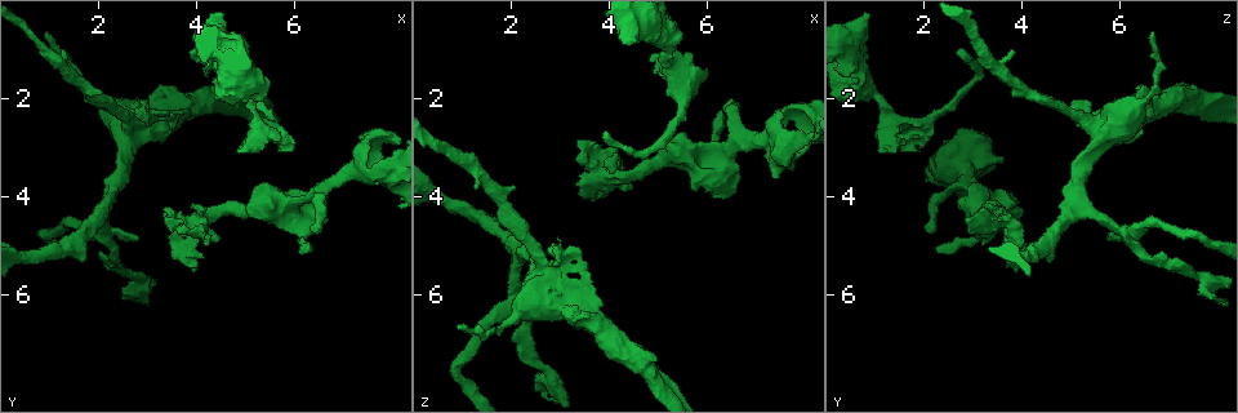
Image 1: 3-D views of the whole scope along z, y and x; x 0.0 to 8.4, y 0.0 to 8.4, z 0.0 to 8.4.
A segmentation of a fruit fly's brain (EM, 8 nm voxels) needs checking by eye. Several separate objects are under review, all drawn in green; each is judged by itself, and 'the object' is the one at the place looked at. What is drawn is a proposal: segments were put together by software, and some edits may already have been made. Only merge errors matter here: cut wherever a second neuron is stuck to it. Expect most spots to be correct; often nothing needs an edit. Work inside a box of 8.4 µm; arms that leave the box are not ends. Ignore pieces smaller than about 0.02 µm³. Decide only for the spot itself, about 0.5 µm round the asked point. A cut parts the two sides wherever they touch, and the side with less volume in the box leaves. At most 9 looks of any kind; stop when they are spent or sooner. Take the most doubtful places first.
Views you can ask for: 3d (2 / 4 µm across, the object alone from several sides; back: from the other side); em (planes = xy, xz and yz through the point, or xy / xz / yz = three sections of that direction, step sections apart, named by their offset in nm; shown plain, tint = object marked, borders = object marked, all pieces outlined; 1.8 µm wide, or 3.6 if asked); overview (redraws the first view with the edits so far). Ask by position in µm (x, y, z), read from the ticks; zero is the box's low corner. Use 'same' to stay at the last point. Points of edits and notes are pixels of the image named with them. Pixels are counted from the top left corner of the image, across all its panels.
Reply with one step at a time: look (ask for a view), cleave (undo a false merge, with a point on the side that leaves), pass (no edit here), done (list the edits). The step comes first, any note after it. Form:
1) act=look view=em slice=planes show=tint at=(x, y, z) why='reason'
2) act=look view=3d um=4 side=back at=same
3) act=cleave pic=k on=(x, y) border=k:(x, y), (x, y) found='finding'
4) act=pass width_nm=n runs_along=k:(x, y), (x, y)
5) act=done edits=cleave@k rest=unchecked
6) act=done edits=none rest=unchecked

act=look view=3d um=2 at=(5.20, 2.35, 1.30) why='thin arm on a thick one'

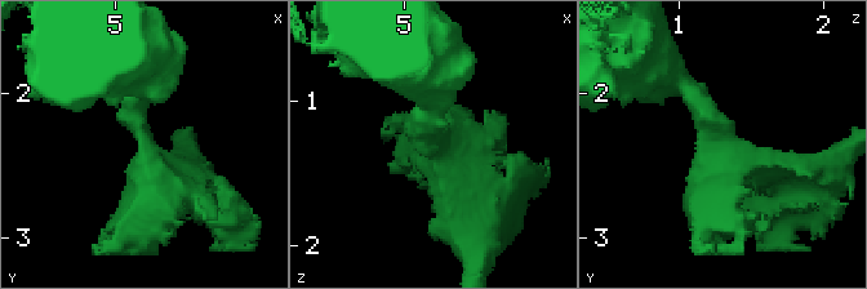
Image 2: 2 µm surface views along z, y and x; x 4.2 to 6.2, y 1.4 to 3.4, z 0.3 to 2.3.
act=look view=em slice=planes show=tint at=(5.20, 2.32, 1.26) why='shape alone is not enough'

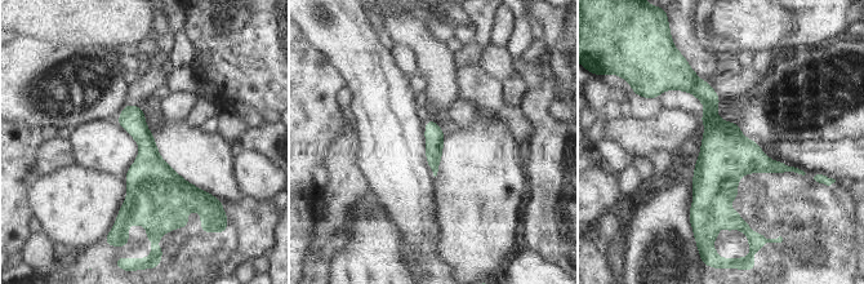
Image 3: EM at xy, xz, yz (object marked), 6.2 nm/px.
act=cleave pic=3 on=(702, 89) border=3:(698, 80), (690, 92) found='a second neuron is stuck on'

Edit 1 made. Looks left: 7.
act=look view=3d um=2 at=(4.00, 4.60, 3.60) why='sharp bend'

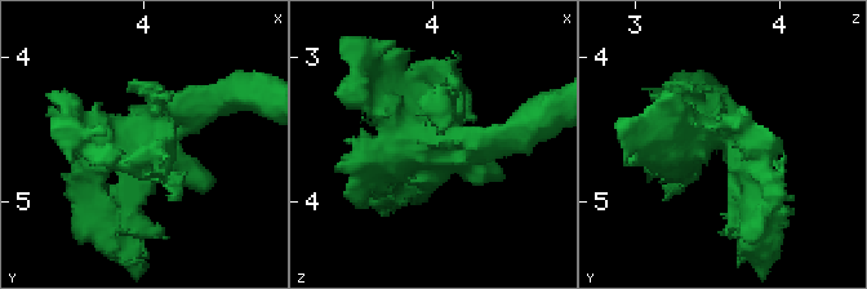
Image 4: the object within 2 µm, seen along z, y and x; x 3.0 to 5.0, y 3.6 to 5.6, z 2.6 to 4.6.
act=look view=em slice=xy step=8 show=tint at=(3.96, 4.58, 3.62)

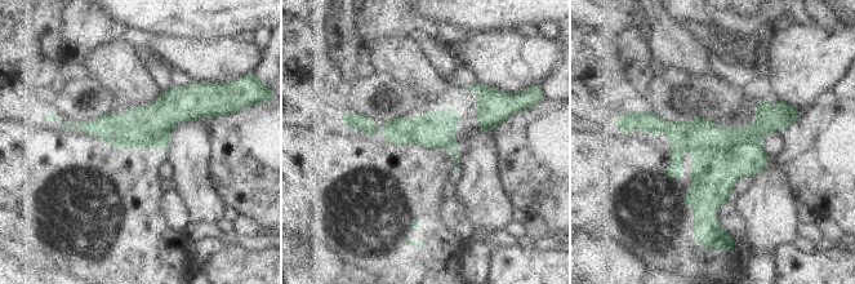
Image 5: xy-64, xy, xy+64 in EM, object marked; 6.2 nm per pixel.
act=look view=em slice=xz step=16 show=tint at=same why='cut it another way'

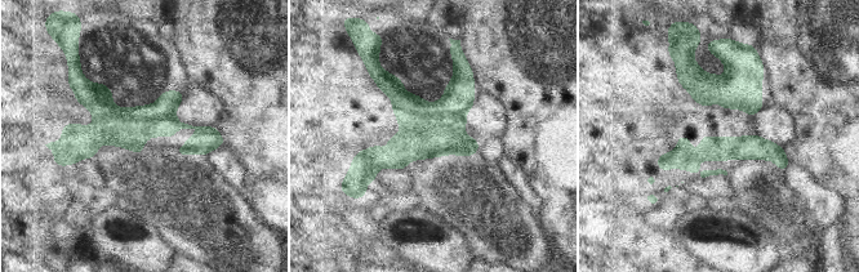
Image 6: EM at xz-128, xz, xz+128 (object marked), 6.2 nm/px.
act=pass width_nm=140 runs_along=6:(70, 128), (185, 125), (219, 141) found='all the same neuron'

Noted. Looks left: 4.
act=look view=em slice=xy step=8 show=tint at=(6.60, 3.75, 2.90) why='side arm on a straight run'

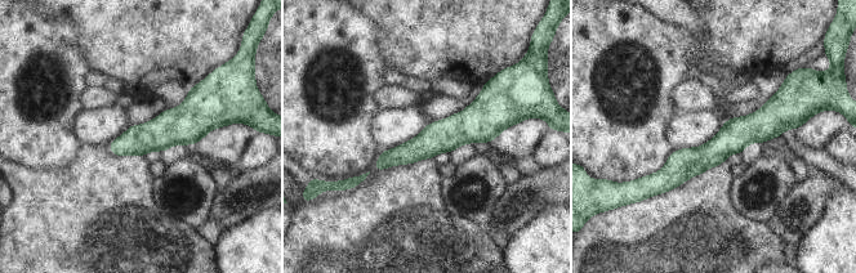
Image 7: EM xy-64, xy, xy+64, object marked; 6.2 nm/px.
act=look view=em slice=planes show=tint at=same

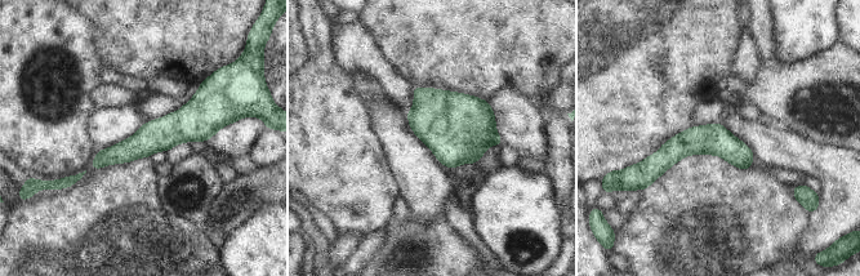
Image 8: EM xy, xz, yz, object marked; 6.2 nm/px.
act=pass runs_along=8:(219, 123), (173, 128), (94, 165) found='all the same neuron'

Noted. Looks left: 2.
act=look view=3d um=4 at=(3.05, 2.50, 6.00) why='sharp bend'

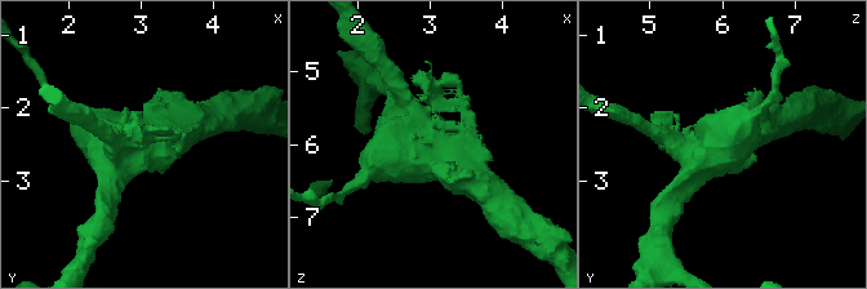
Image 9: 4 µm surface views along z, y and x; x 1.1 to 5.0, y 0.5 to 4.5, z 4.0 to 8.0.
act=look view=em slice=planes show=tint at=same why='now the EM'

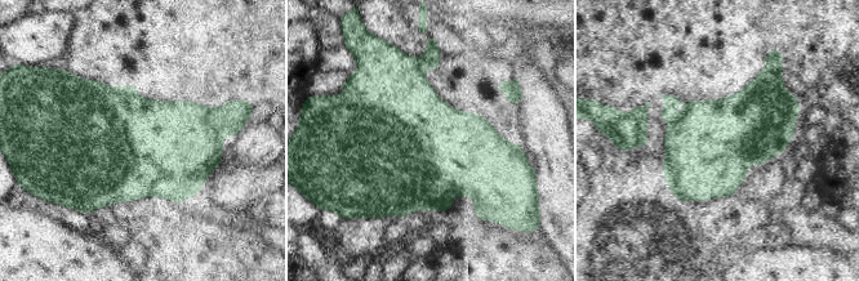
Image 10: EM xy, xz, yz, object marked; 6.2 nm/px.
act=pass found='all the same neuron'

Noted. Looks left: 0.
act=done edits=cleave@3 rest=unchecked

